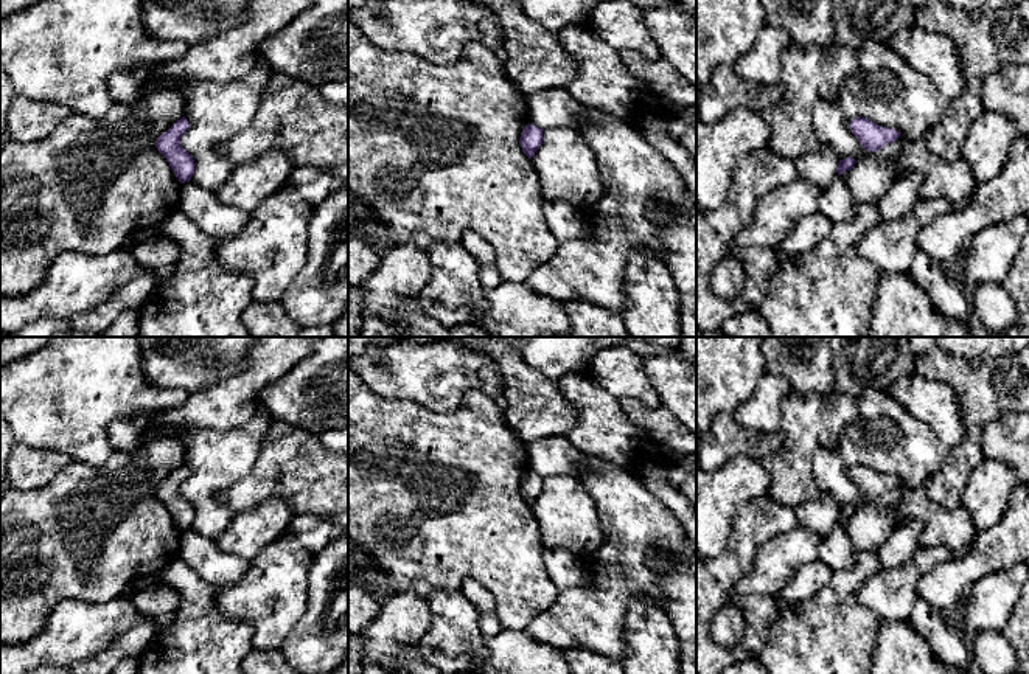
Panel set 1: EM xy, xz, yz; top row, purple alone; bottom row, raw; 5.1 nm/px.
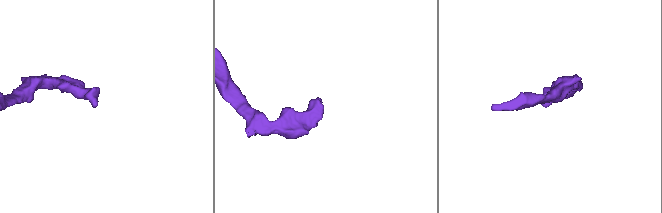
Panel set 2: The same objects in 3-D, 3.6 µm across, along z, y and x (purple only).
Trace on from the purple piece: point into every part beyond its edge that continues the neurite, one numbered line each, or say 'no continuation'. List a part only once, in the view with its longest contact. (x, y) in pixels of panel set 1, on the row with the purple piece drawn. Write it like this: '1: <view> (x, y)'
no continuation

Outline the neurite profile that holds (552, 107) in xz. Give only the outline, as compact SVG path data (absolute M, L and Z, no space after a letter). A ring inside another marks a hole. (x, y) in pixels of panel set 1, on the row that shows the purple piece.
M542 89L527 96L528 123L546 130L553 127L580 129L586 107L566 89Z

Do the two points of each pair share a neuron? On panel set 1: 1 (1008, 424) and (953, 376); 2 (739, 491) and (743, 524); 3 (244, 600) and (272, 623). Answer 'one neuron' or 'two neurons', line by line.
1: two neurons
2: two neurons
3: one neuron

